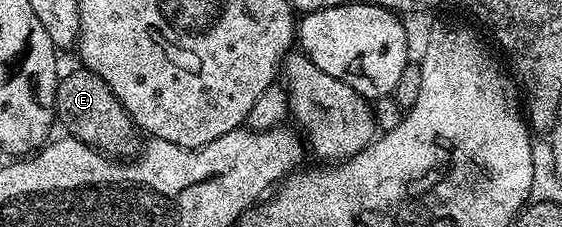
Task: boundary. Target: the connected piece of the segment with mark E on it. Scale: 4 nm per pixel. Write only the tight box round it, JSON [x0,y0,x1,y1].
[55,66,142,158]

